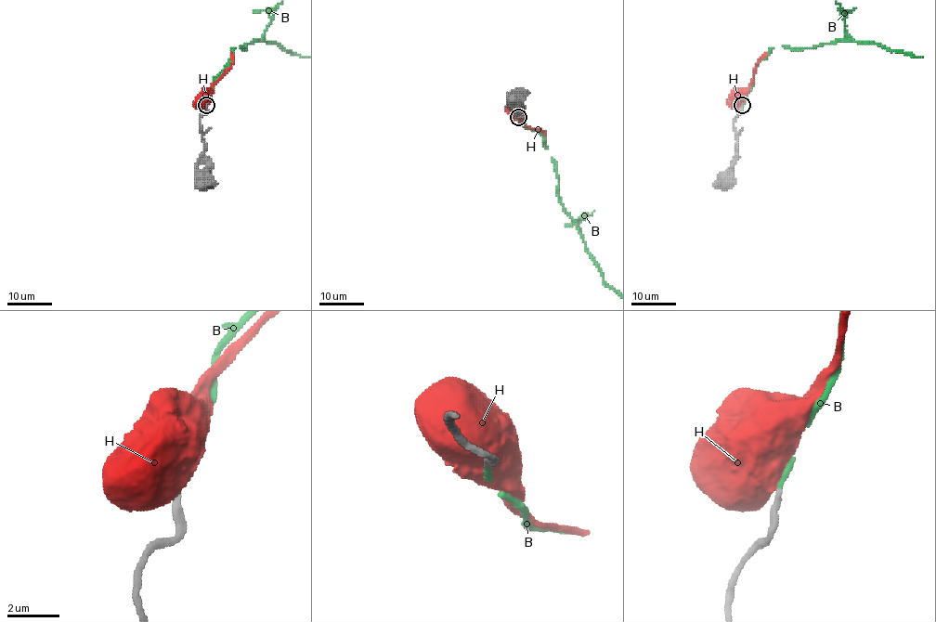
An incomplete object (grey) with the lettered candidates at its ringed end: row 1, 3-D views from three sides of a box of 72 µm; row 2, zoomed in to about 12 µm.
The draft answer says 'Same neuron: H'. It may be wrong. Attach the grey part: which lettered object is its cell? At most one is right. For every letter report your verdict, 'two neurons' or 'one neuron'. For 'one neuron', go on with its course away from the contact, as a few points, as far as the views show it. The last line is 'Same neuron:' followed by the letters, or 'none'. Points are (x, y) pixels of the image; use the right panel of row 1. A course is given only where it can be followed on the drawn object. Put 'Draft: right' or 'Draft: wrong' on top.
Draft: wrong
B: one neuron
H: two neurons
Same neuron: B

